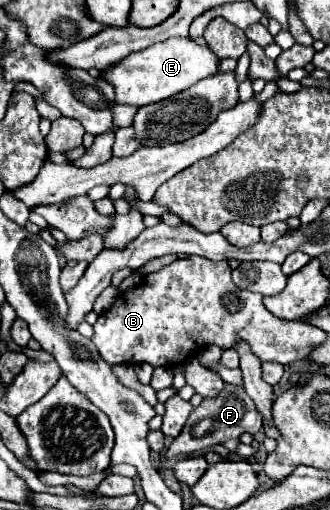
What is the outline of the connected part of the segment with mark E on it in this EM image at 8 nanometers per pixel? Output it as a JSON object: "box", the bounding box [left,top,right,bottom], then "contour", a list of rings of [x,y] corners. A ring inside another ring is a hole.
{"box":[104,37,220,107],"contour":[[[186,37],[186,39],[168,39],[144,51],[138,51],[136,55],[130,55],[128,59],[104,71],[104,79],[114,85],[116,103],[142,107],[168,99],[192,87],[200,79],[214,75],[218,67],[220,67],[220,59],[206,45],[204,47],[196,45],[190,37]]]}

